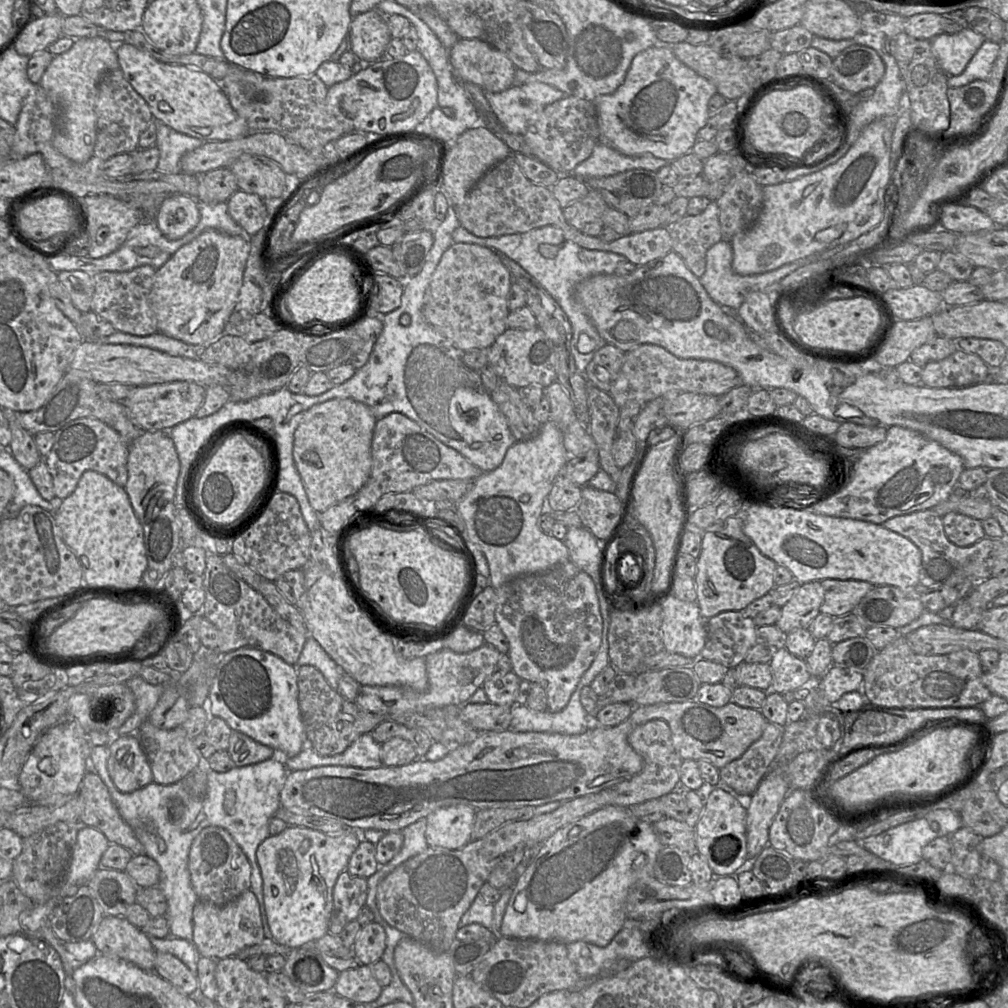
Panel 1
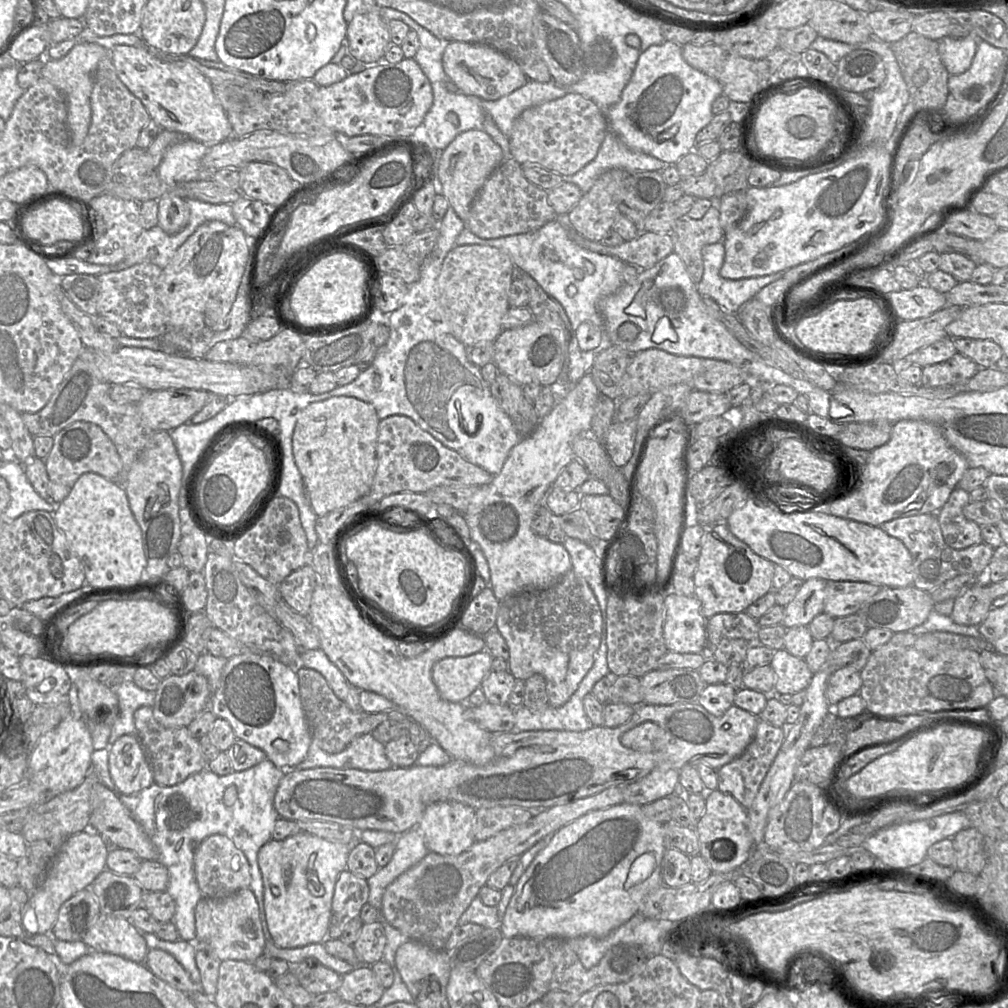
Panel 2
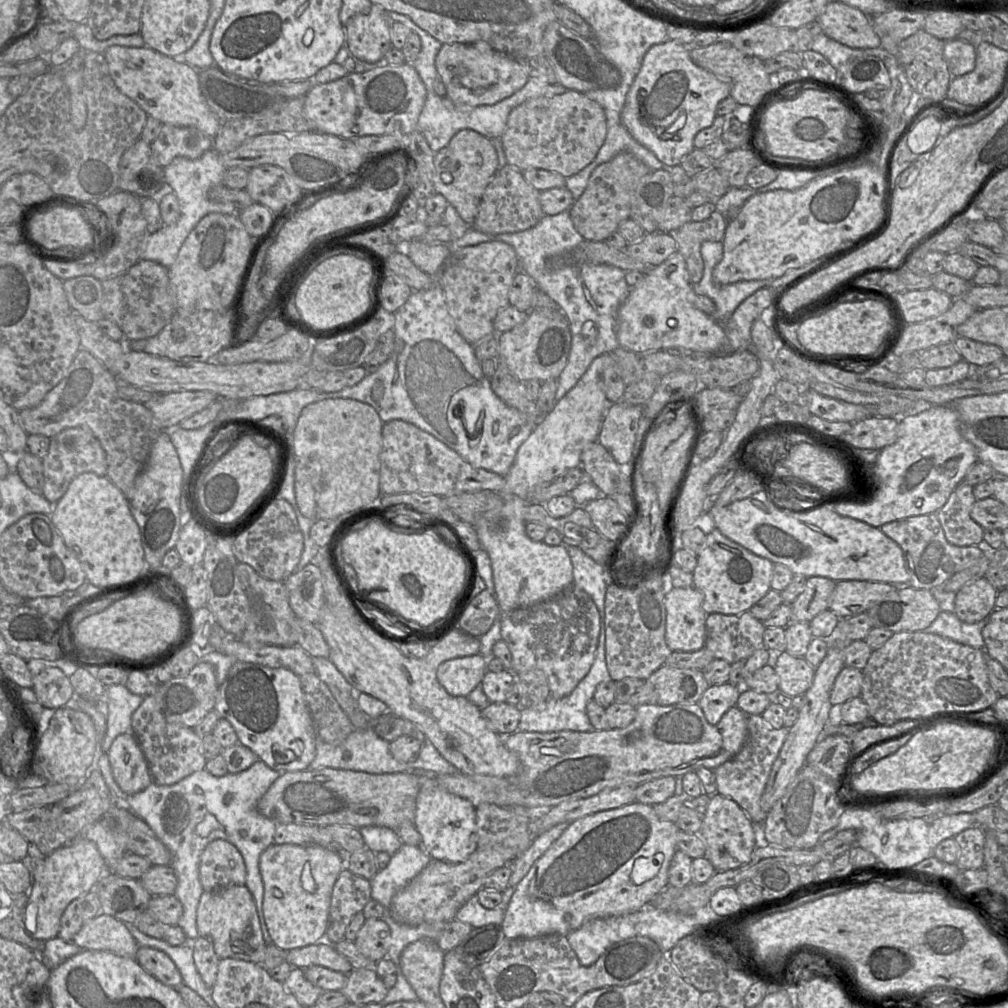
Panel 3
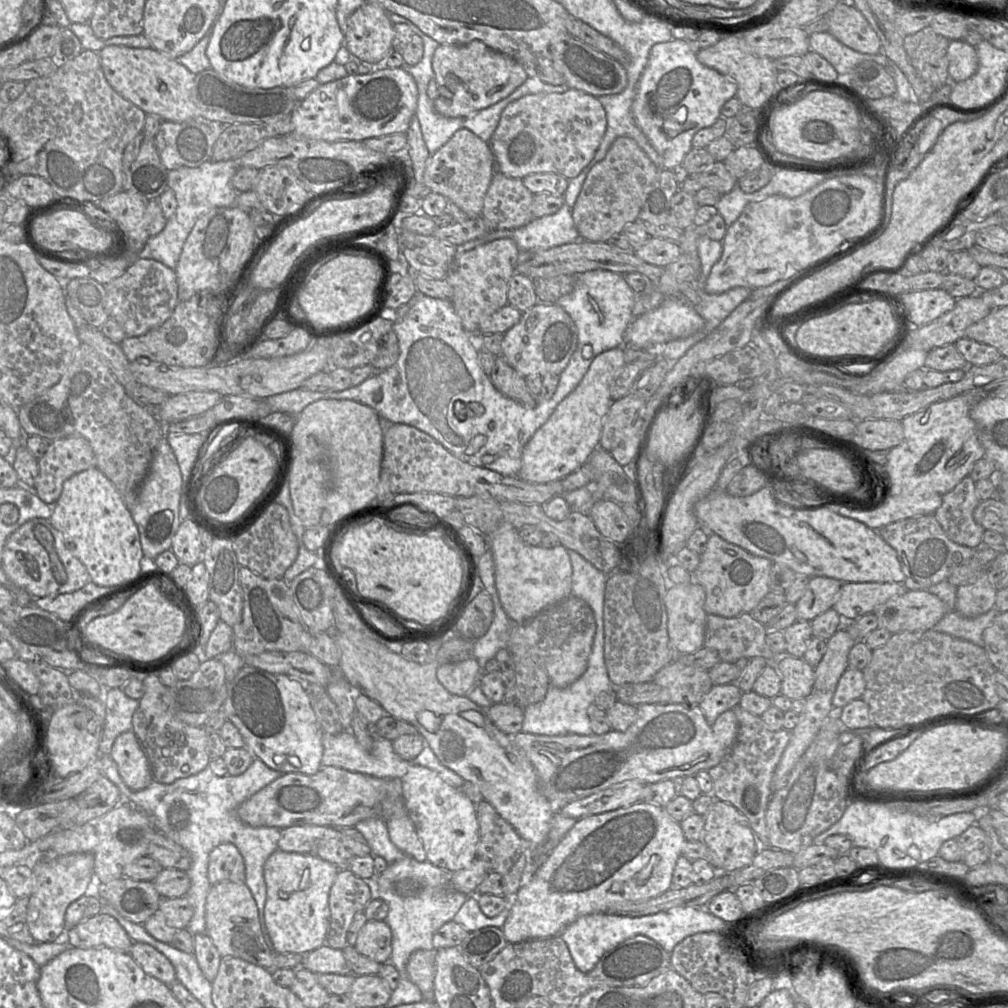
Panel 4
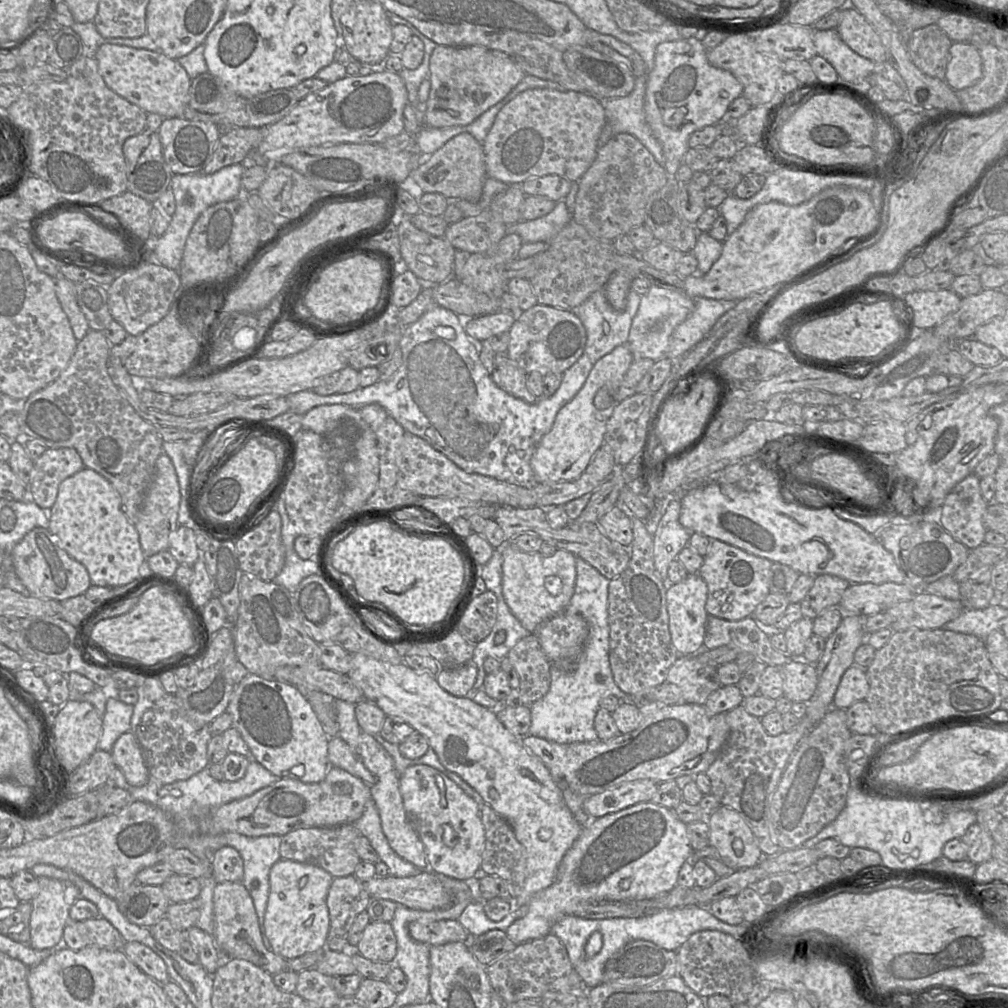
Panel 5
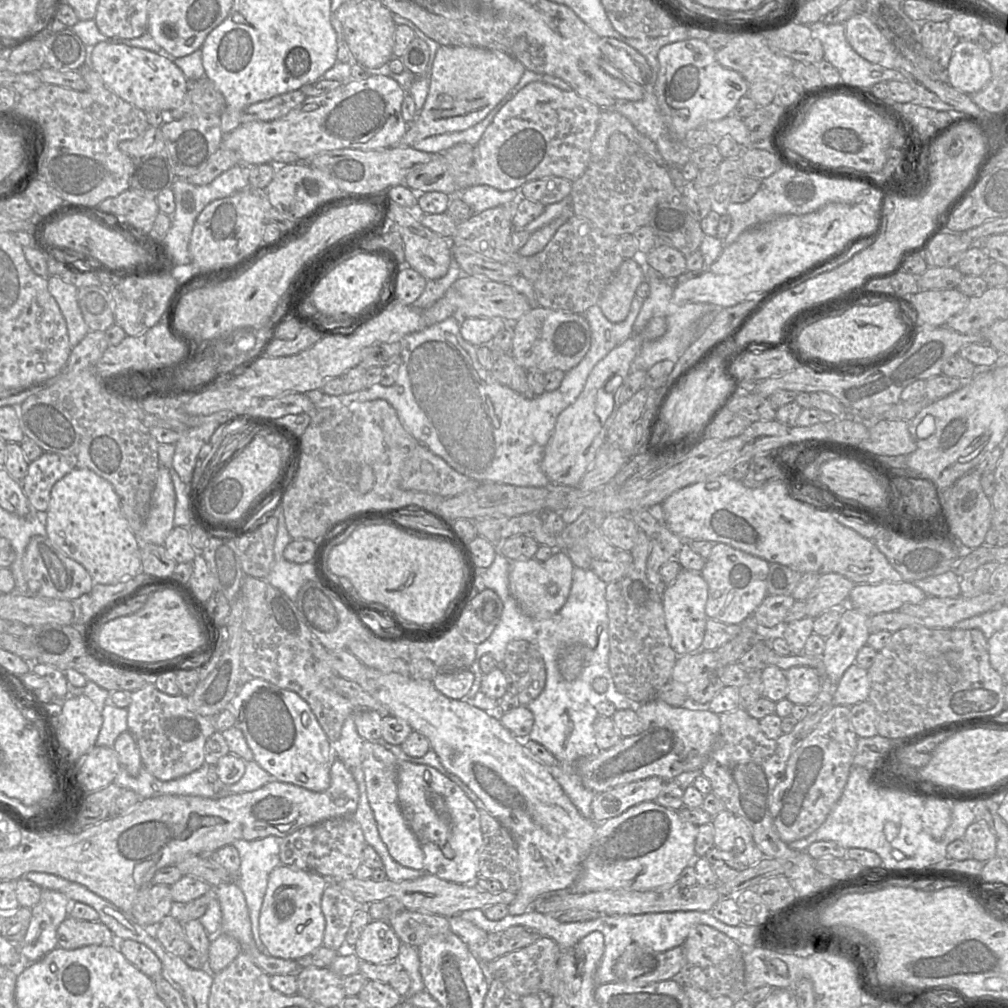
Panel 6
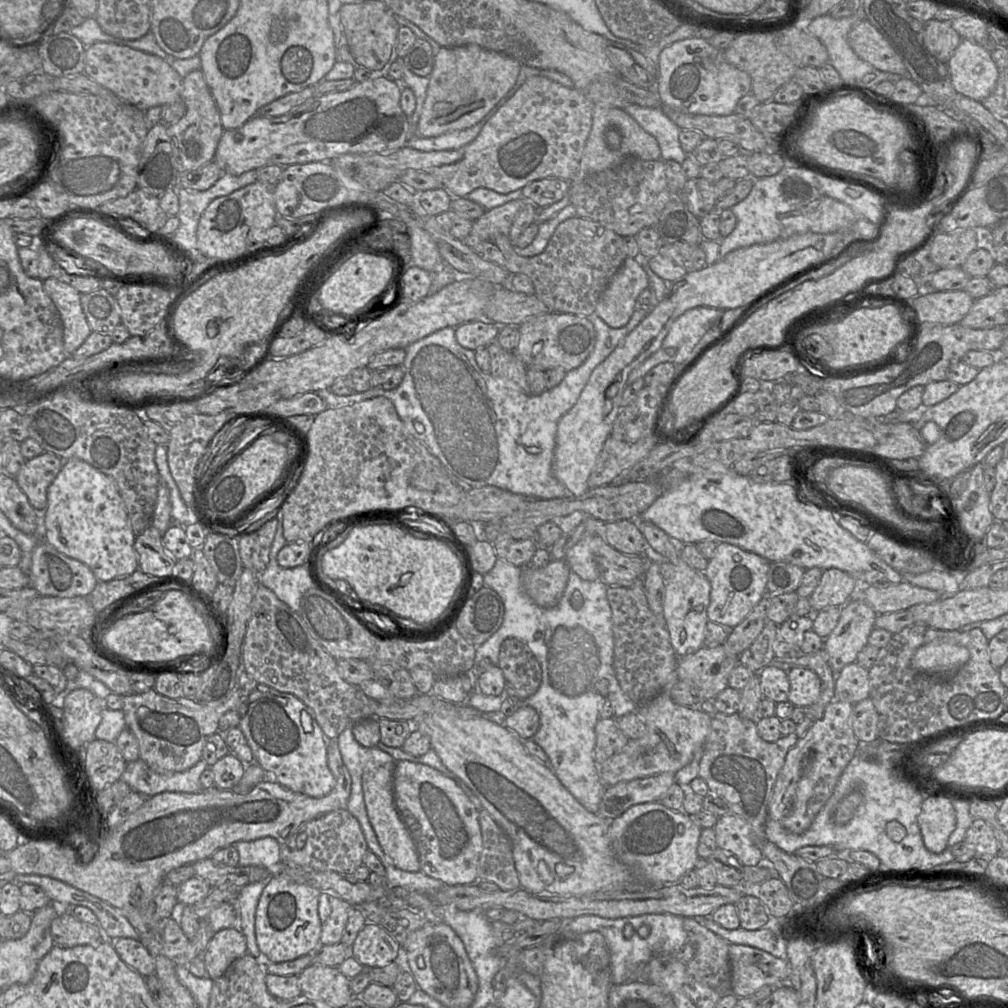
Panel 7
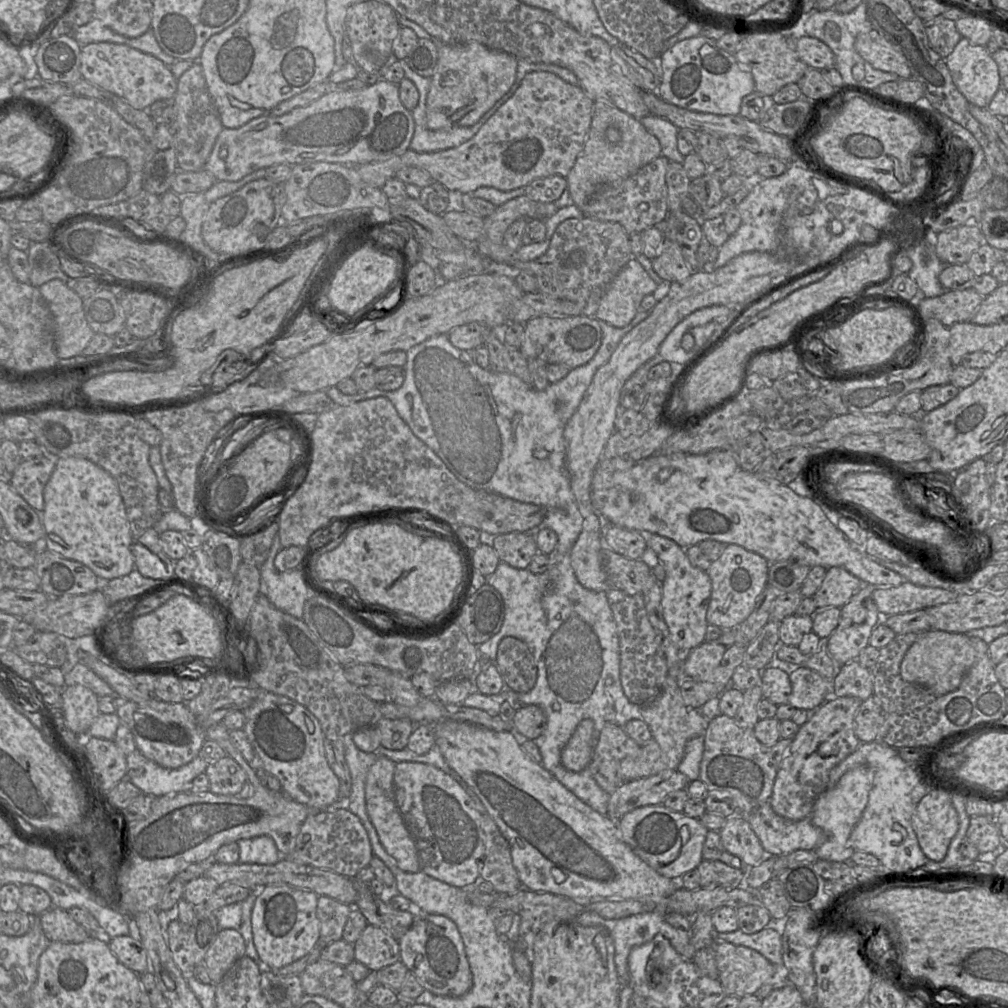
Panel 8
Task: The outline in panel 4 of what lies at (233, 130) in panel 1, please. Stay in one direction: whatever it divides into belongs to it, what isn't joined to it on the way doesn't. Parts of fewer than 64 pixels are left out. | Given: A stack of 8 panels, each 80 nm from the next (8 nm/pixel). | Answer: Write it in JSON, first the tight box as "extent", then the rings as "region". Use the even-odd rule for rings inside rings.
{"extent":[97,45,198,122],"region":[[[120,45],[106,46],[97,53],[109,85],[146,114],[156,114],[163,121],[172,122],[198,119],[198,109],[192,102],[196,74],[191,73],[178,59],[166,56],[154,48]]]}

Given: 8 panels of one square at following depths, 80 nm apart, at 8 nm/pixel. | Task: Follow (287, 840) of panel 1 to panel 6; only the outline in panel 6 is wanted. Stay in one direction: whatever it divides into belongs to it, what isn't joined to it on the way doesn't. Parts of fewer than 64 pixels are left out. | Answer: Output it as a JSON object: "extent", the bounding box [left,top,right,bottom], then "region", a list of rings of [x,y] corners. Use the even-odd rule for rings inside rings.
{"extent":[259,864,329,961],"region":[[[282,864],[270,873],[259,916],[260,939],[270,956],[297,961],[323,945],[326,922],[321,909],[321,899],[328,884],[329,880],[319,874]]]}

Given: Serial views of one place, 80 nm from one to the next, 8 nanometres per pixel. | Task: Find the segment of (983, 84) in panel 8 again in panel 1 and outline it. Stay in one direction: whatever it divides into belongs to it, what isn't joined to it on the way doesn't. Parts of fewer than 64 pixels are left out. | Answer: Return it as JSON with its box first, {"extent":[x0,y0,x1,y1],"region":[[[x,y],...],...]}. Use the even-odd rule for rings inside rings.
{"extent":[930,27,985,75],"region":[[[969,27],[953,34],[940,33],[930,39],[933,54],[947,75],[962,73],[985,40],[982,34]]]}

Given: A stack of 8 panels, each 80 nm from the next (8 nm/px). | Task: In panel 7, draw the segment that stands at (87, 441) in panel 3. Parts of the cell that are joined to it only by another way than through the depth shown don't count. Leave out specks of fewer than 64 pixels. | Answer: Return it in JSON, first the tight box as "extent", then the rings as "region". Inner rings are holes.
{"extent":[15,452,64,510],"region":[[[50,452],[26,460],[15,479],[36,510],[47,507],[47,489],[60,472],[64,460]]]}

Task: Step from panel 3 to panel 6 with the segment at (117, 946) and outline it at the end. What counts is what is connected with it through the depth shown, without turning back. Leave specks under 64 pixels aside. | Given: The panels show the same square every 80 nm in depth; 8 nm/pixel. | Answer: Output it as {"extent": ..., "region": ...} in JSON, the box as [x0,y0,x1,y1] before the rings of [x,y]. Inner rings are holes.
{"extent":[57,916,114,950],"region":[[[68,916],[57,928],[58,947],[73,950],[88,945],[114,945],[111,930],[98,921],[87,921]]]}

